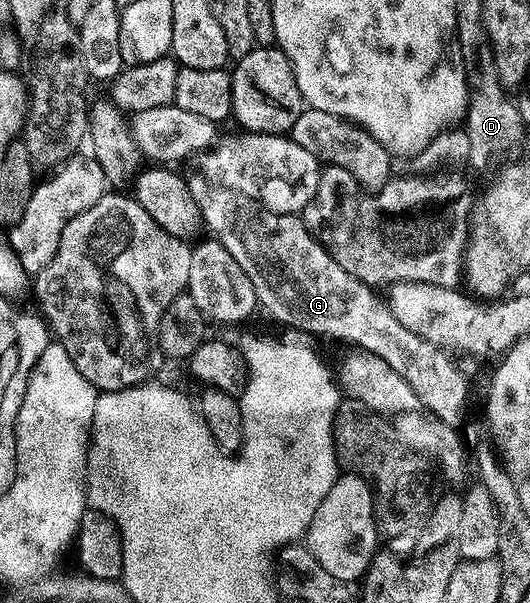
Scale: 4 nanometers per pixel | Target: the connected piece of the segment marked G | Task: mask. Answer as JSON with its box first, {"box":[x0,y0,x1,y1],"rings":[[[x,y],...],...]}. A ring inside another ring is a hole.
{"box":[186,178,467,428],"rings":[[[188,178],[186,187],[197,201],[197,209],[201,209],[206,230],[219,240],[225,249],[229,249],[229,257],[245,269],[245,277],[253,281],[255,298],[258,306],[263,307],[279,323],[292,327],[295,331],[308,331],[311,335],[324,335],[327,339],[336,339],[339,343],[348,343],[351,349],[367,351],[372,357],[385,361],[393,373],[397,373],[417,393],[417,397],[428,411],[431,411],[448,427],[458,428],[463,419],[463,406],[467,403],[467,379],[455,367],[447,364],[442,350],[422,339],[417,333],[405,329],[401,321],[393,317],[389,309],[381,307],[375,300],[376,292],[367,284],[349,274],[309,233],[299,215],[282,215],[270,211],[262,203],[253,201],[236,191],[214,186],[202,178]]]}

